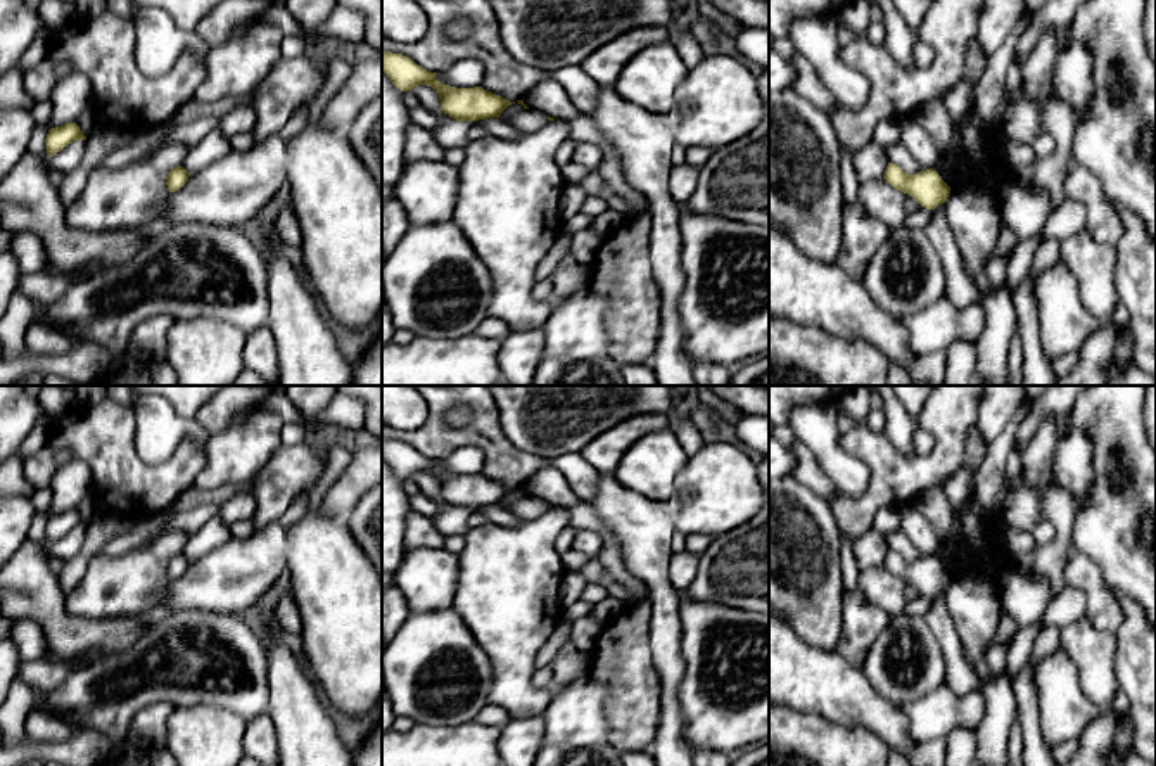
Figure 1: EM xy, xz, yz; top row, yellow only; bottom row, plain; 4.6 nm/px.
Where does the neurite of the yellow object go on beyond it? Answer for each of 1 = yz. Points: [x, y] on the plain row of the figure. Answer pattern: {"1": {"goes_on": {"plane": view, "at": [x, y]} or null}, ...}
{"1": {"goes_on": null}}

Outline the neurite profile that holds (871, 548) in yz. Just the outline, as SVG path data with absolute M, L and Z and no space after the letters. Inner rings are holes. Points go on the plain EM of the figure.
M869 529L855 539L855 555L859 569L883 564L890 546L886 538L876 529Z

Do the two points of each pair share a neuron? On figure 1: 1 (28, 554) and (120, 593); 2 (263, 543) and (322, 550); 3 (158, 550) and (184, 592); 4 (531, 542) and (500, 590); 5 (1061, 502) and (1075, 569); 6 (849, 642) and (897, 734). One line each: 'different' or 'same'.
1: different
2: different
3: different
4: same
5: different
6: different

